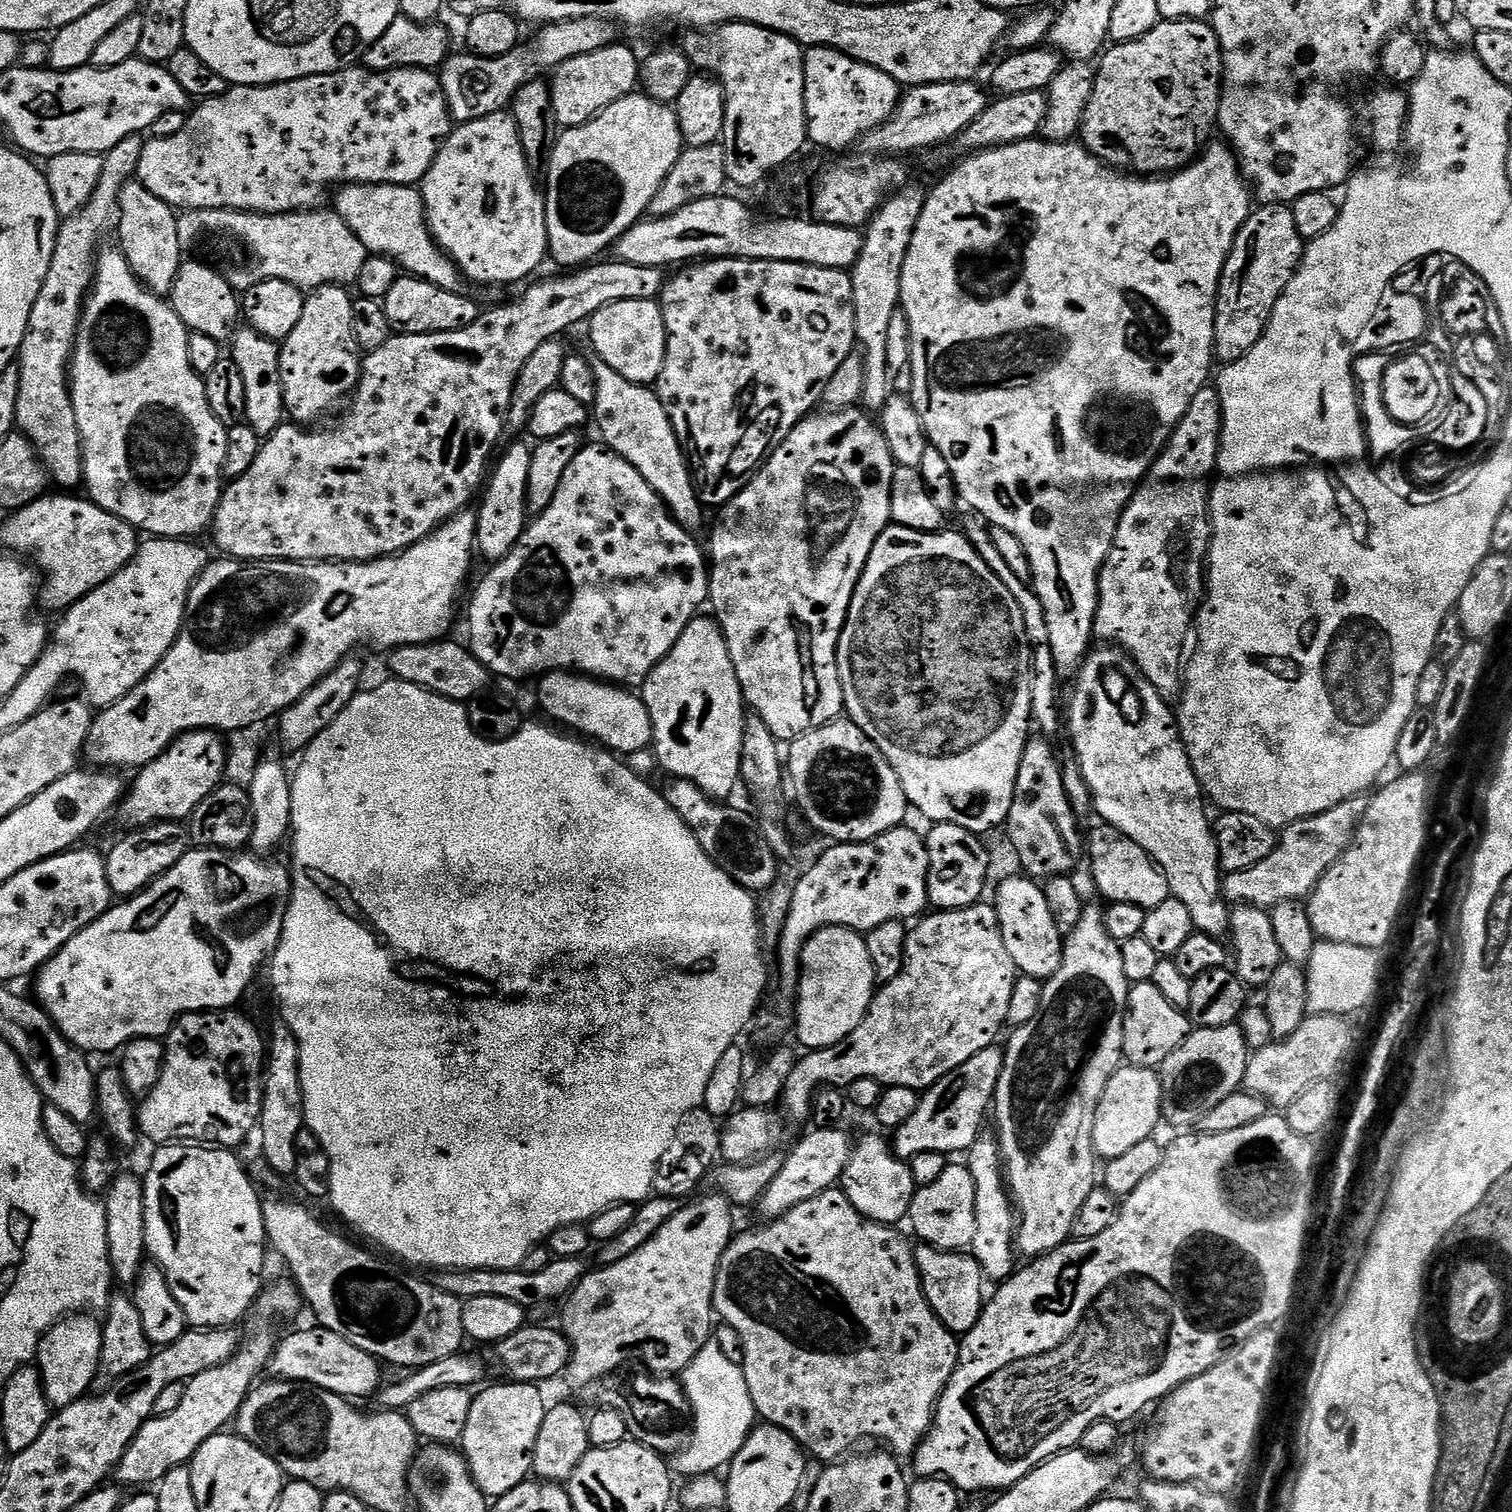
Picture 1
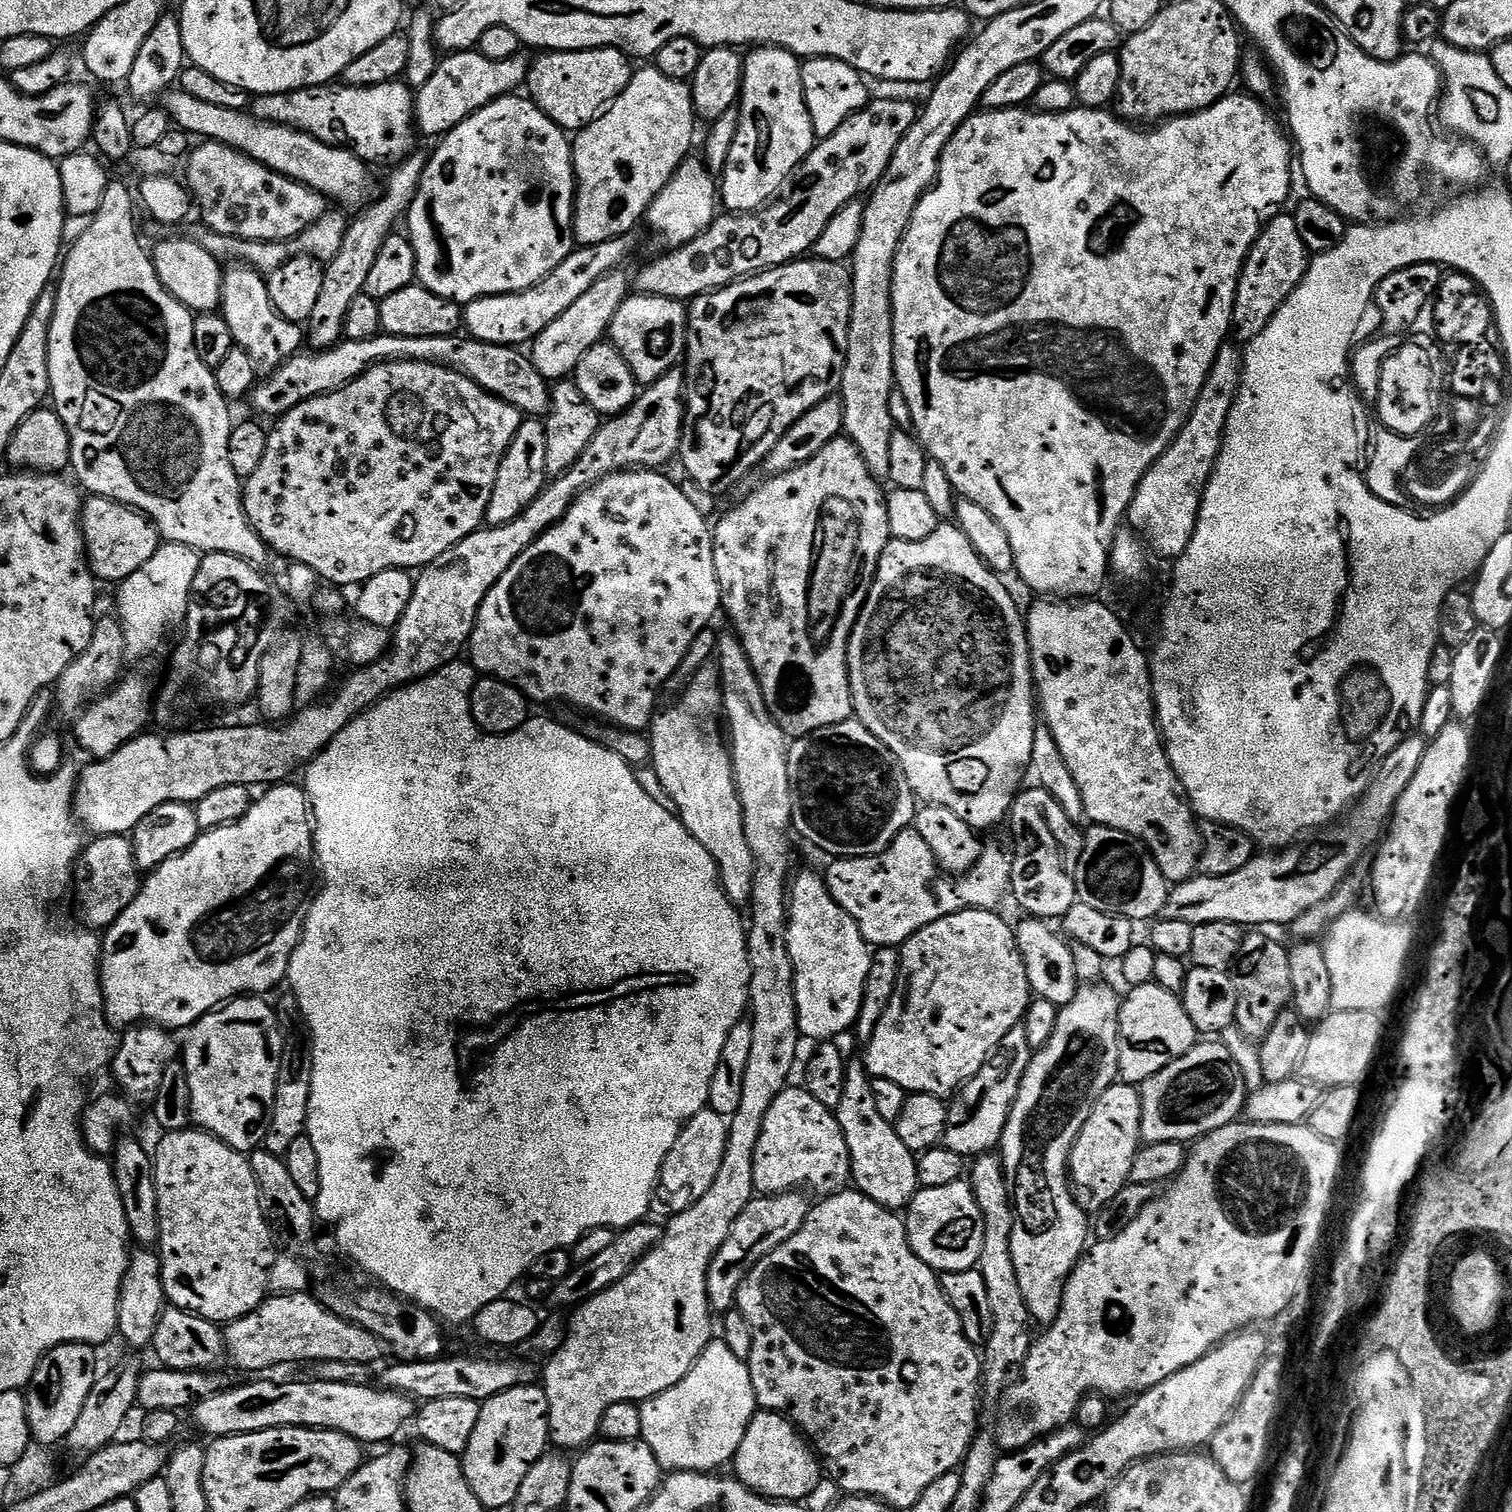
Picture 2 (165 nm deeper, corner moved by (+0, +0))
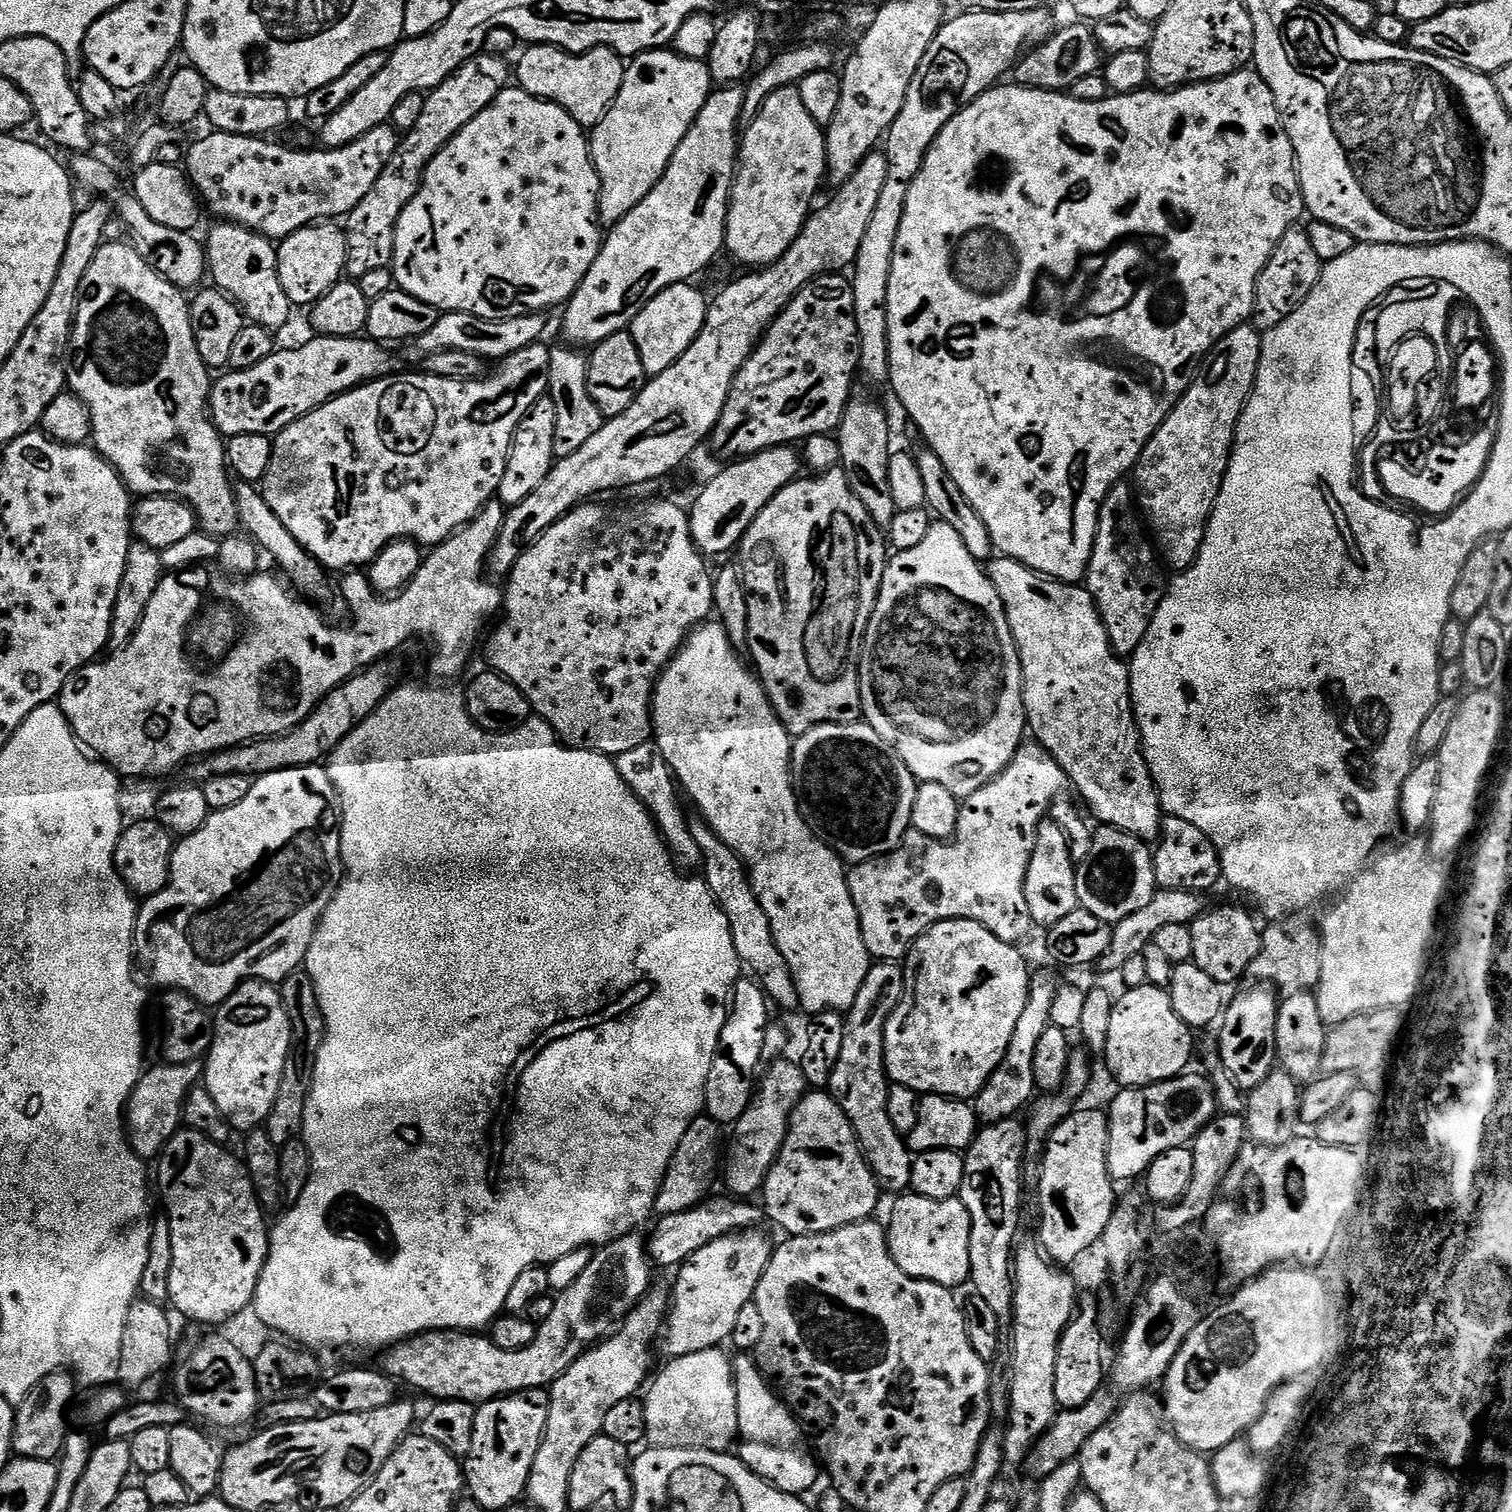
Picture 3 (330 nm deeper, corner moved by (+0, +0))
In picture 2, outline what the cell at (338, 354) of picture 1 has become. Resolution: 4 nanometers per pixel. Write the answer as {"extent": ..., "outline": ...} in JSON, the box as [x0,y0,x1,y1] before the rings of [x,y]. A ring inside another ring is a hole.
{"extent":[306,154,426,350],"outline":[[[413,154],[408,157],[406,160],[401,160],[399,164],[395,165],[391,169],[392,173],[388,176],[388,181],[384,184],[384,193],[377,195],[375,199],[373,199],[371,202],[364,205],[363,208],[359,209],[355,213],[356,216],[353,218],[351,217],[350,223],[347,225],[347,228],[345,230],[345,237],[342,240],[342,246],[338,249],[338,254],[336,257],[334,257],[332,260],[327,261],[327,263],[324,264],[324,277],[322,278],[322,291],[318,293],[318,303],[314,306],[314,314],[310,314],[310,318],[306,321],[306,340],[309,345],[313,349],[319,350],[321,348],[332,348],[334,345],[340,343],[343,334],[344,334],[344,323],[346,322],[346,310],[350,310],[350,302],[354,302],[354,298],[358,298],[358,294],[362,291],[362,289],[366,286],[366,278],[368,275],[370,275],[370,270],[374,266],[374,258],[378,258],[378,250],[382,250],[382,242],[386,242],[386,238],[390,235],[393,235],[394,228],[392,228],[392,224],[396,224],[405,219],[406,213],[408,211],[408,208],[412,205],[412,199],[416,197],[416,191],[418,190],[418,186],[420,185],[420,179],[422,178],[422,174],[424,173],[424,165],[426,163],[425,157],[422,155],[421,157],[419,154]]]}

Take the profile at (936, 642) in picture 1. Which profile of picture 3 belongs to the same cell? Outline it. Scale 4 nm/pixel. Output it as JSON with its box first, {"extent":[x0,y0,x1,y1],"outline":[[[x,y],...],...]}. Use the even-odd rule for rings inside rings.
{"extent":[858,522,1026,798],"outline":[[[934,522],[930,526],[930,530],[926,534],[926,538],[922,538],[922,542],[918,542],[918,546],[914,546],[914,550],[906,550],[905,552],[896,552],[895,555],[884,565],[884,577],[880,583],[880,593],[876,599],[876,604],[870,609],[872,616],[862,628],[862,636],[864,632],[864,645],[860,648],[860,664],[858,663],[858,675],[860,677],[860,697],[862,698],[862,706],[864,711],[862,713],[863,719],[874,729],[879,736],[889,744],[898,754],[898,758],[902,758],[904,765],[910,769],[912,775],[920,782],[938,782],[942,786],[946,786],[946,790],[950,790],[950,794],[954,794],[957,798],[966,798],[970,794],[974,794],[978,790],[982,790],[982,786],[986,786],[998,774],[1002,774],[1002,770],[1006,770],[1006,766],[1014,758],[1014,754],[1019,750],[1020,745],[1026,740],[1026,717],[1024,715],[1024,679],[1022,678],[1022,666],[1020,665],[1020,655],[1016,649],[1016,643],[1012,637],[1010,630],[1010,622],[1006,618],[1006,610],[1002,606],[1002,598],[998,598],[998,590],[994,590],[992,579],[988,577],[987,571],[982,567],[981,561],[974,558],[974,554],[970,554],[970,550],[966,550],[962,538],[958,538],[953,528],[945,524]]]}

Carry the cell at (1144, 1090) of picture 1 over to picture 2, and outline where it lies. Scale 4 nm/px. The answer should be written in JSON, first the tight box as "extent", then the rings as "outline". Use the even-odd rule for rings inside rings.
{"extent":[1068,1082,1141,1214],"outline":[[[1123,1082],[1111,1084],[1094,1102],[1090,1118],[1086,1118],[1078,1138],[1072,1143],[1072,1153],[1068,1155],[1070,1189],[1076,1205],[1086,1214],[1095,1214],[1102,1206],[1106,1206],[1106,1202],[1110,1202],[1110,1198],[1114,1198],[1114,1194],[1118,1194],[1118,1190],[1129,1183],[1130,1166],[1134,1166],[1134,1158],[1141,1147],[1139,1091],[1133,1085]]]}

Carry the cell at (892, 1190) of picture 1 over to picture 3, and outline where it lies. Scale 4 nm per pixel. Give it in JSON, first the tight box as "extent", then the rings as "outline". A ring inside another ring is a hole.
{"extent":[830,962,913,1194],"outline":[[[876,962],[871,965],[844,1016],[842,1054],[838,1054],[838,1066],[830,1078],[830,1095],[850,1118],[854,1134],[858,1138],[864,1159],[885,1193],[904,1194],[912,1187],[913,1152],[908,1149],[905,1137],[894,1130],[890,1114],[886,1114],[889,1078],[884,1071],[884,1023],[887,1022],[896,1003],[900,1001],[904,985],[904,969],[896,962]]]}

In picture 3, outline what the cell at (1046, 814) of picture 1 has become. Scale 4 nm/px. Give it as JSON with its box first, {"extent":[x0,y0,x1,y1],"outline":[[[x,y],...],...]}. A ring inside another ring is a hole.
{"extent":[1026,818,1078,930],"outline":[[[1046,818],[1038,826],[1034,838],[1034,850],[1030,858],[1030,866],[1026,870],[1026,906],[1033,925],[1047,930],[1053,924],[1062,922],[1066,914],[1070,914],[1078,906],[1078,890],[1076,889],[1076,866],[1071,860],[1066,836],[1058,825]]]}

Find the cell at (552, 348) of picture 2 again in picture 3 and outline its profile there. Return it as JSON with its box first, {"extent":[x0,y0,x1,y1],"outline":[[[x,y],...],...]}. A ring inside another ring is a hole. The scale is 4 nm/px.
{"extent":[564,86,745,346],"outline":[[[720,86],[709,96],[706,106],[690,126],[686,138],[674,150],[674,158],[666,166],[658,186],[626,214],[618,223],[611,225],[612,232],[603,237],[594,266],[582,278],[578,290],[568,299],[564,312],[565,341],[576,346],[601,344],[610,334],[625,331],[642,314],[645,306],[662,290],[675,284],[691,281],[719,252],[725,251],[724,231],[728,221],[728,202],[732,195],[732,181],[736,179],[738,163],[738,133],[742,125],[742,102],[745,89],[740,86]]]}

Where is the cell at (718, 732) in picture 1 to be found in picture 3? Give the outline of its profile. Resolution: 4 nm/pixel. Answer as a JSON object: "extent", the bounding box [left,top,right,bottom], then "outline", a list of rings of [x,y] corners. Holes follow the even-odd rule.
{"extent":[691,818,798,1008],"outline":[[[702,818],[691,821],[692,837],[704,859],[702,878],[708,884],[716,904],[726,914],[726,922],[730,926],[730,938],[734,938],[734,950],[740,959],[740,967],[755,983],[759,984],[765,997],[773,1005],[781,1004],[784,1008],[796,1008],[798,997],[792,981],[790,970],[786,966],[786,958],[778,950],[774,942],[774,934],[770,930],[770,918],[766,918],[766,910],[758,902],[752,889],[752,878],[744,861],[726,842],[722,842],[714,834],[714,830]]]}

